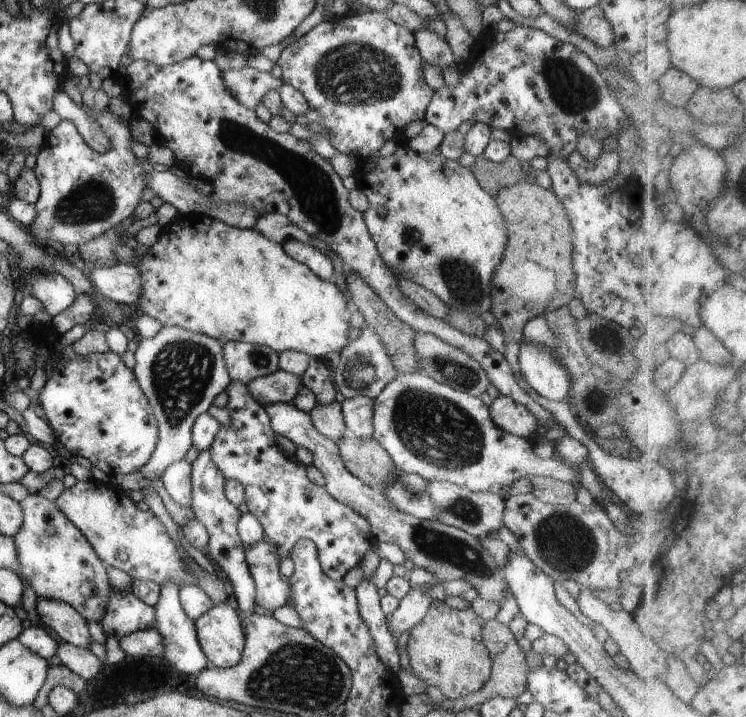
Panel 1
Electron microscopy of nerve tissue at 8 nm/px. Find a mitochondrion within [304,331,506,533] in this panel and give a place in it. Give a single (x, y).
(436, 429)

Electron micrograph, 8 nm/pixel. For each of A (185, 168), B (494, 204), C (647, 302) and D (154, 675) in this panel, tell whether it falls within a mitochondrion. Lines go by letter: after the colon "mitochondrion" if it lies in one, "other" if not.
A: other
B: other
C: other
D: other

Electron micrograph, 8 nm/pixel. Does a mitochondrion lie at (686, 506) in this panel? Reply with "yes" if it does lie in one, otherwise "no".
no

